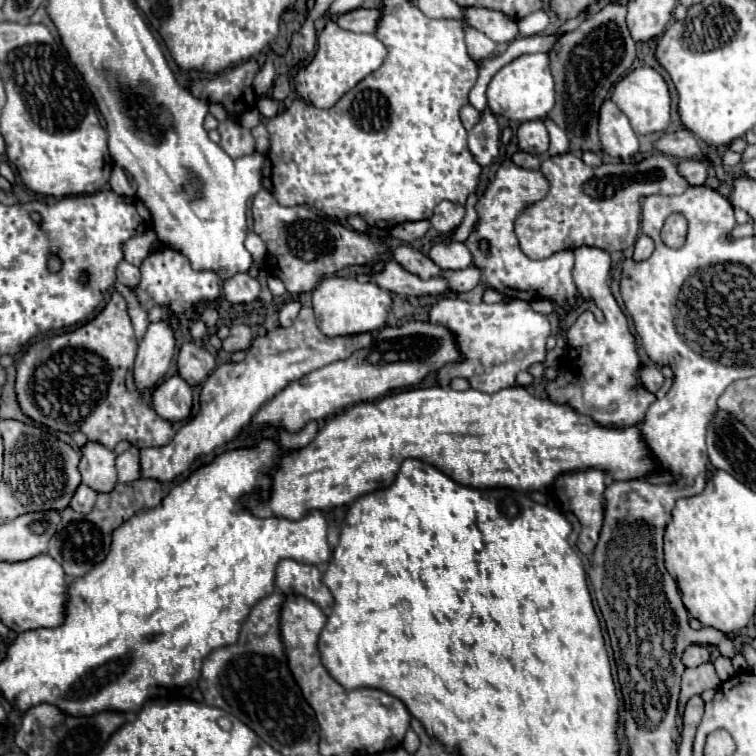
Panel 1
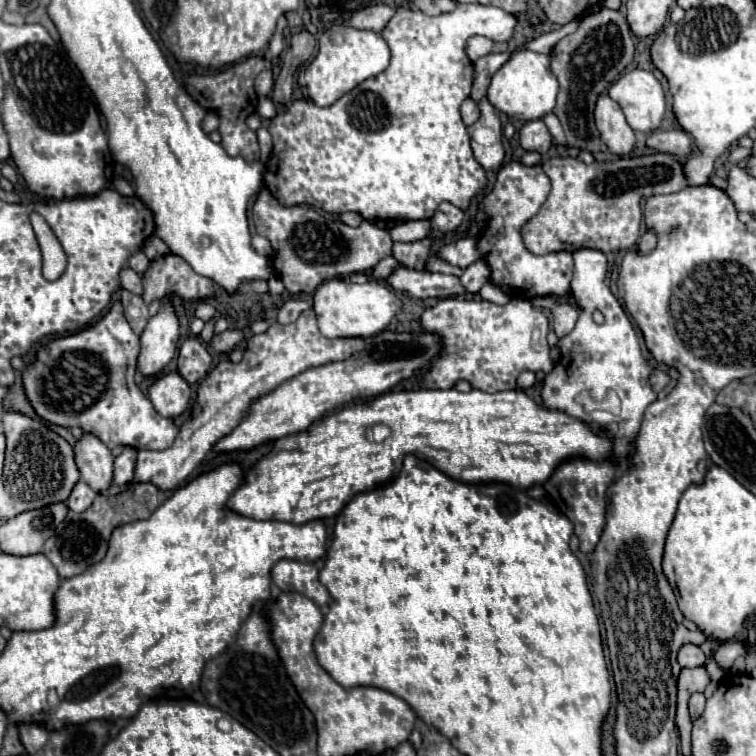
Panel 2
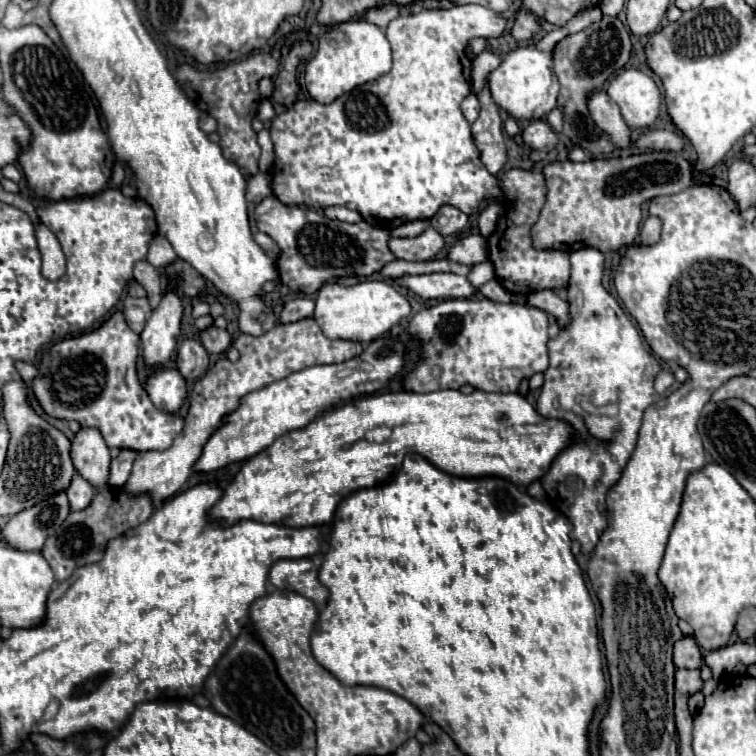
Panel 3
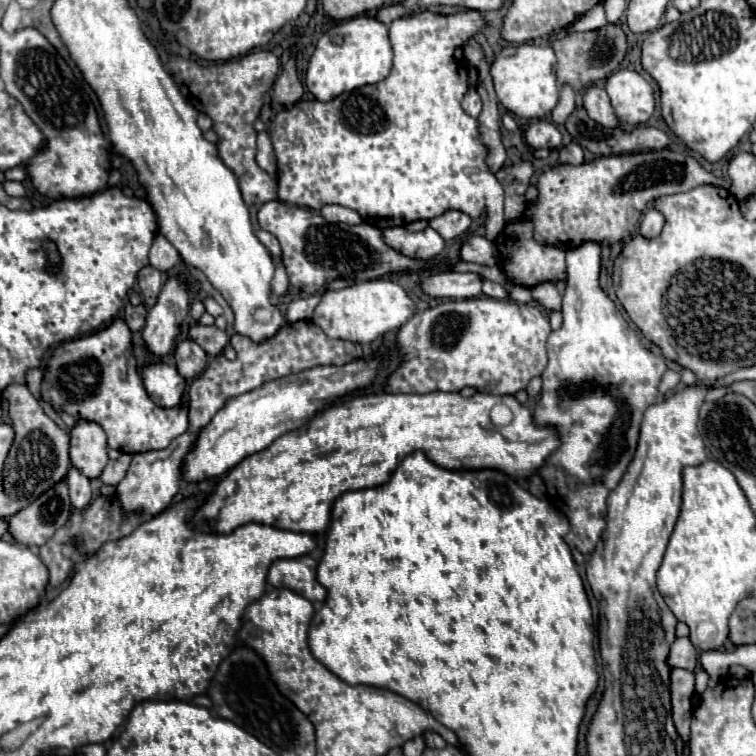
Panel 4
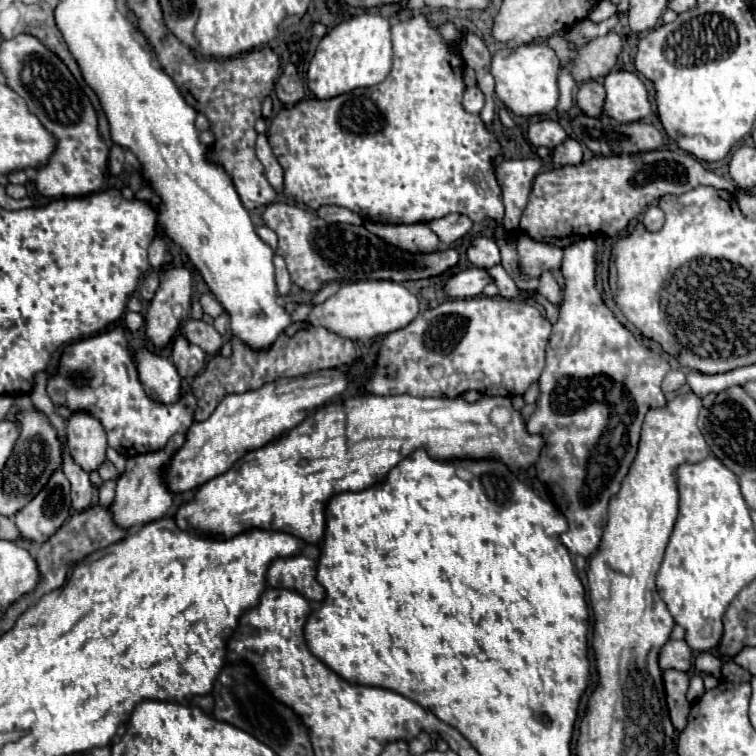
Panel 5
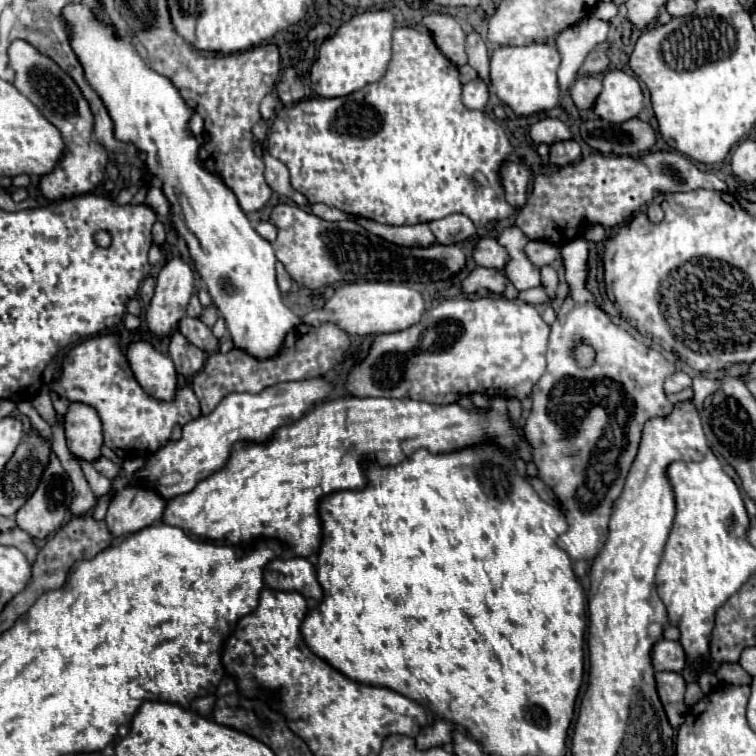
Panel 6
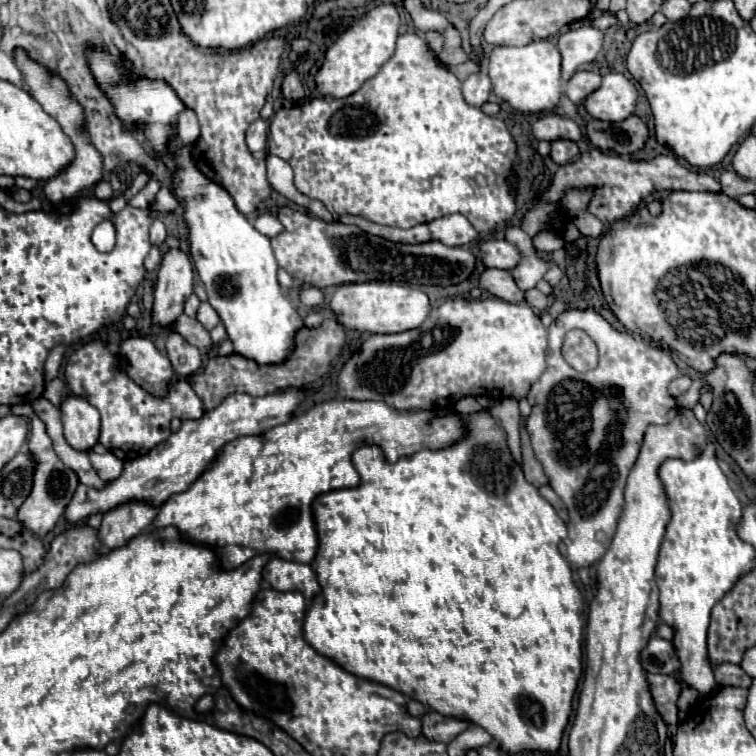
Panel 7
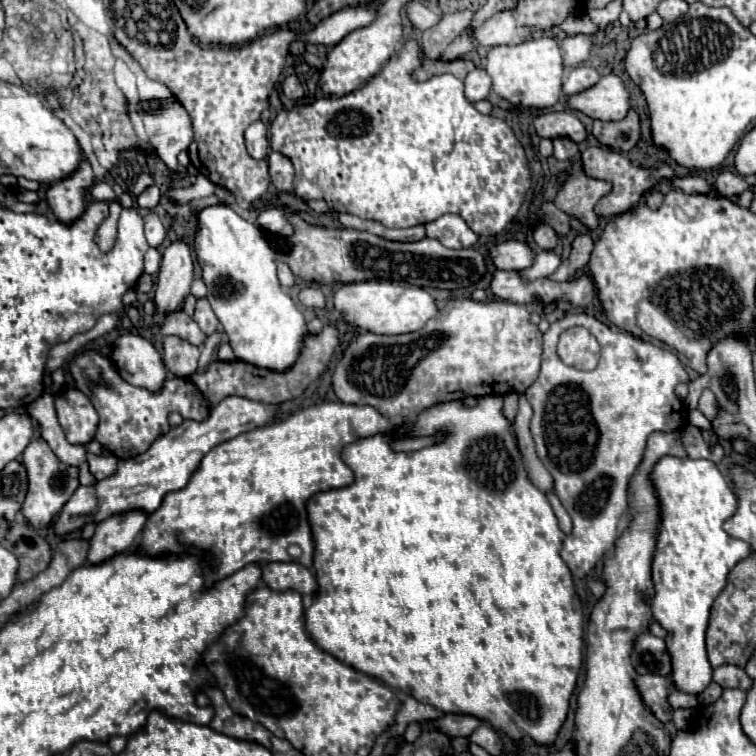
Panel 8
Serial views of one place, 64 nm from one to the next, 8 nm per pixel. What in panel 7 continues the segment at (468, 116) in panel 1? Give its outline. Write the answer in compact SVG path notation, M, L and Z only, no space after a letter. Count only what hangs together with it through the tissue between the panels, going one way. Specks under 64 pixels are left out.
M484 70L468 76L462 82L462 96L470 106L482 106L490 96L490 78Z

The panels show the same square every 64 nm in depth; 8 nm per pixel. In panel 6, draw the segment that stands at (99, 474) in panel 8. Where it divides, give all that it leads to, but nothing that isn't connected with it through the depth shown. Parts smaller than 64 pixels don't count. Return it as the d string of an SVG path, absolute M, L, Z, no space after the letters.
M98 458L98 460L94 462L94 468L96 468L102 476L106 476L106 478L116 478L116 474L118 474L116 464L114 464L112 460L108 460L108 458Z

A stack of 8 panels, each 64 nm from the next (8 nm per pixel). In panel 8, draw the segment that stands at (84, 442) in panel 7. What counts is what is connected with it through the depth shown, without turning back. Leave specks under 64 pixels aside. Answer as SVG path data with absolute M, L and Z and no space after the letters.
M72 388L62 392L56 400L56 412L70 444L86 446L94 438L98 428L98 414L90 398L80 390Z

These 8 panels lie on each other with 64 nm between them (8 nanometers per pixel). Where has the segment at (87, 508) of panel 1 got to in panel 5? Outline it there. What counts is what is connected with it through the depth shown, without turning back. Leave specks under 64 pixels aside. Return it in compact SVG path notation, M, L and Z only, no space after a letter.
M64 450L62 472L68 476L68 480L72 484L72 506L74 506L74 510L82 512L86 508L90 508L90 502L92 502L92 482L88 478L88 474L72 460L72 456L66 450Z

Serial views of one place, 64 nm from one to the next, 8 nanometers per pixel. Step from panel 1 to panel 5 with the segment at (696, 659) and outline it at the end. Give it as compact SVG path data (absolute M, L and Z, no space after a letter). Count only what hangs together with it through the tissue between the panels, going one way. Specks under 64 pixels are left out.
M670 640L660 652L660 668L662 670L674 668L674 670L684 670L686 672L686 670L690 670L688 658L690 658L690 666L692 666L692 650L688 652L686 640Z

